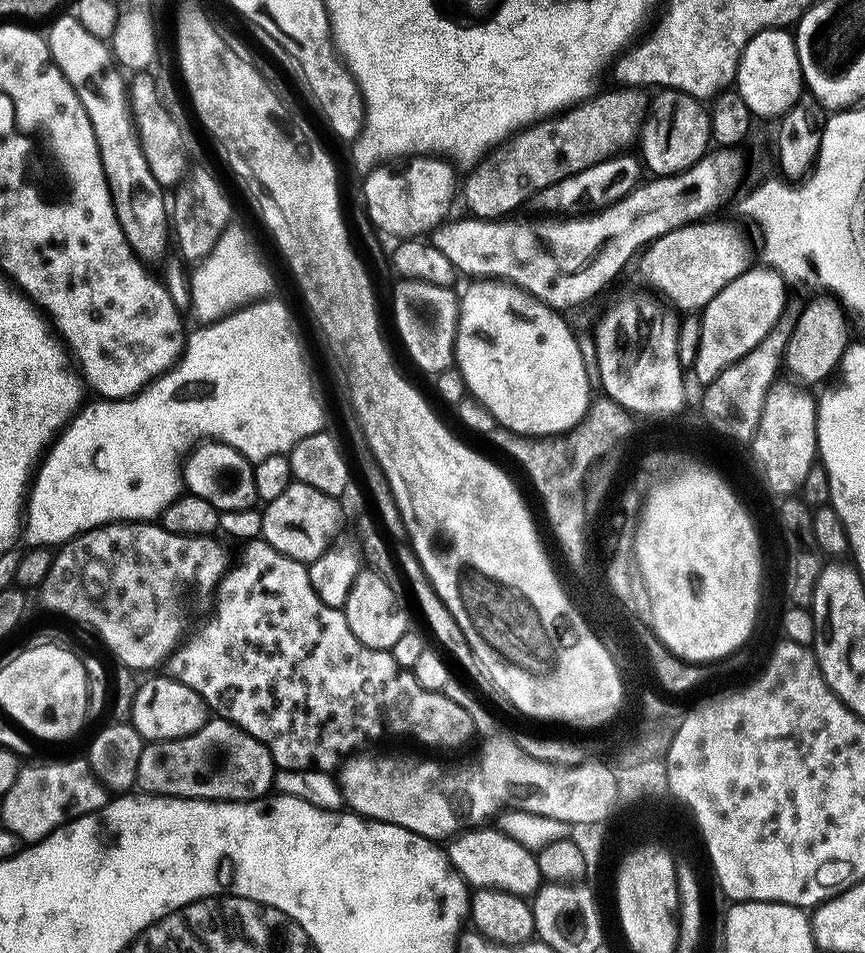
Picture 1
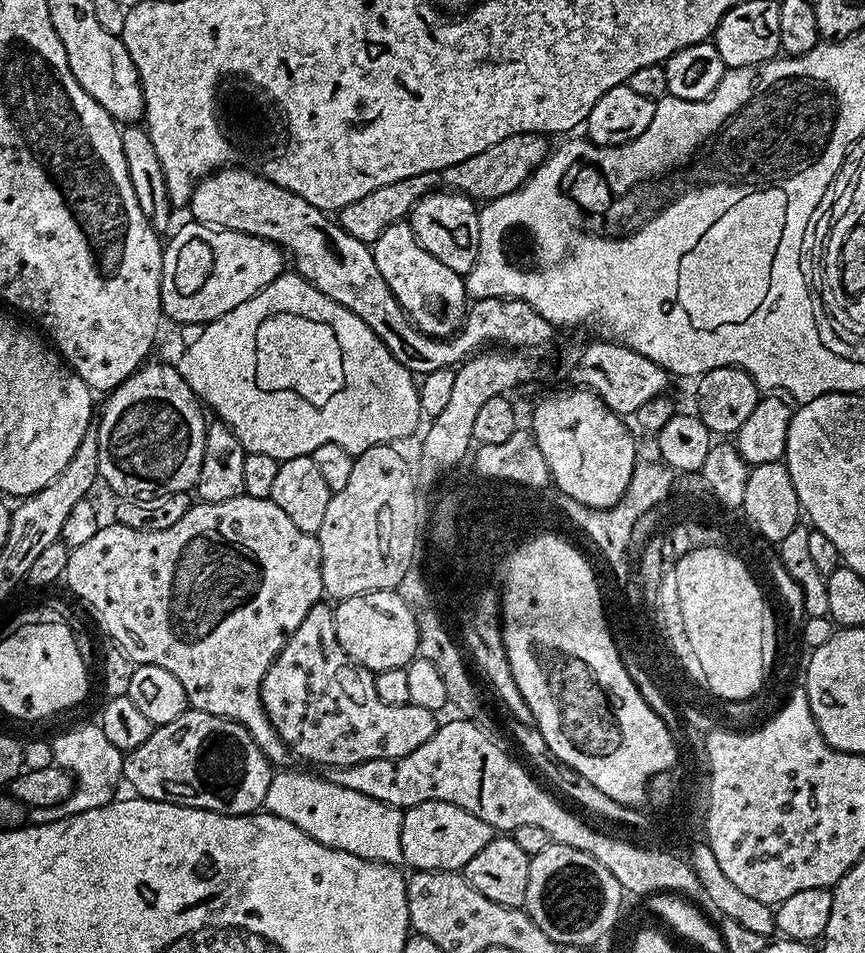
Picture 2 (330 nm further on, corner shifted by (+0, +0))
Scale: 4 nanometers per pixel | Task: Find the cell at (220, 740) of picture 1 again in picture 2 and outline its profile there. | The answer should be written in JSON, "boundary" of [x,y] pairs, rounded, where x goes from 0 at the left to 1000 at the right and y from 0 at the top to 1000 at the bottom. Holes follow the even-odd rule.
{"boundary":[[[218,745],[201,758],[177,763],[173,774],[145,792],[141,818],[168,839],[232,848],[258,856],[290,856],[305,848],[316,813],[316,802],[305,794],[282,760]]]}

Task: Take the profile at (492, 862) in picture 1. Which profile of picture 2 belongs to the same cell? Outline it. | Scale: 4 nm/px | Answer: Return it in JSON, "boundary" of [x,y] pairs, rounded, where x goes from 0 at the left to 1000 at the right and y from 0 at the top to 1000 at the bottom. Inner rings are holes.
{"boundary":[[[488,842],[466,853],[462,872],[466,906],[487,915],[532,915],[557,888],[571,880],[571,870],[557,858],[525,846],[520,842]]]}

